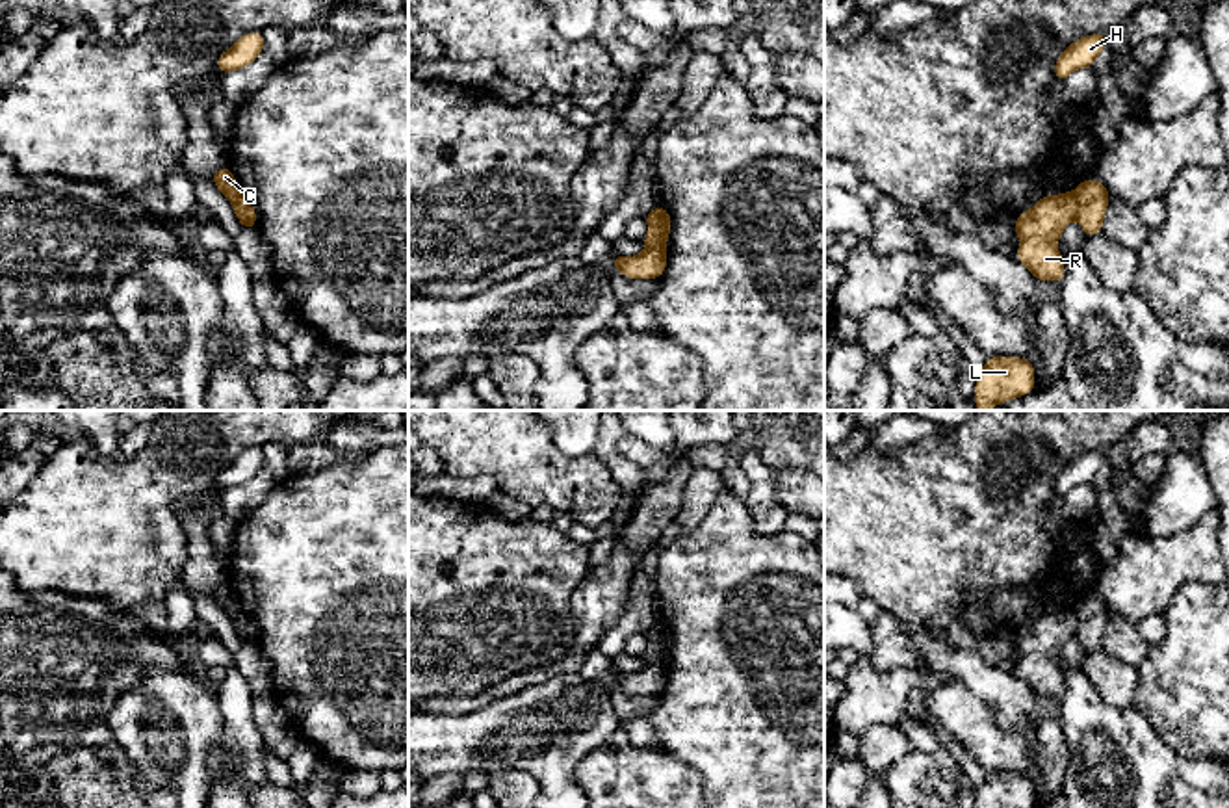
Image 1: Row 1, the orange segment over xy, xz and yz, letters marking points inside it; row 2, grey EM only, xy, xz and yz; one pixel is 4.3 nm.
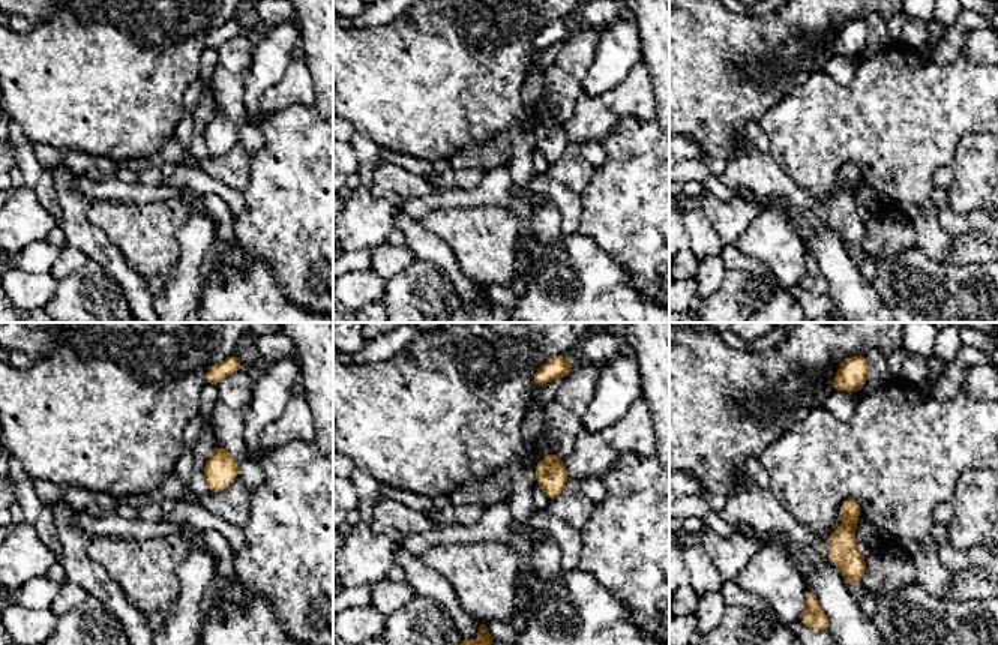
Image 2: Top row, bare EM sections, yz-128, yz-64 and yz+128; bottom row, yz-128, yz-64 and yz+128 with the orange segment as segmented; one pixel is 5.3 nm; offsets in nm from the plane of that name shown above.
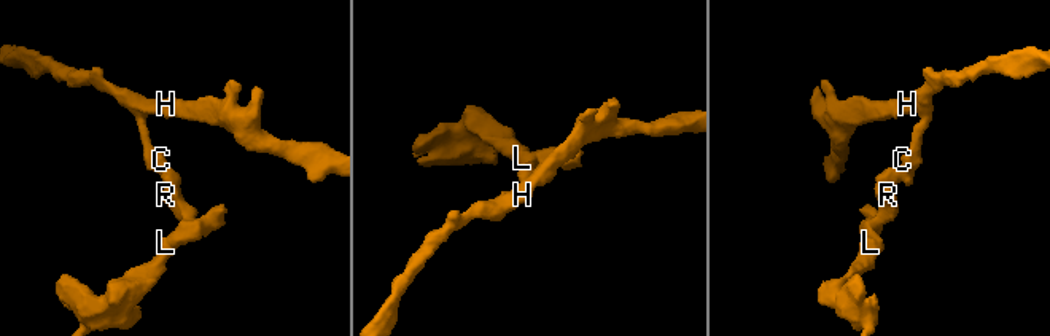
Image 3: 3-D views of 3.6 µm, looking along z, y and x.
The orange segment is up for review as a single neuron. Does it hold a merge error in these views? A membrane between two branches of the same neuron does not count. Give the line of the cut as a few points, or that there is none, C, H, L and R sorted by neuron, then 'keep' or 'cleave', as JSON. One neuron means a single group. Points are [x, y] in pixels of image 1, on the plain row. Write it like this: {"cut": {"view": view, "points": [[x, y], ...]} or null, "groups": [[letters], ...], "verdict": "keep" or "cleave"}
{"cut": null, "groups": [["C", "H", "L", "R"]], "verdict": "keep"}

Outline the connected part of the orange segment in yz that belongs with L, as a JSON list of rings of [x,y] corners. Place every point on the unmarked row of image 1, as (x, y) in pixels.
[[[988,773],[986,782],[977,789],[975,808],[1032,808],[1034,780],[1019,773]]]

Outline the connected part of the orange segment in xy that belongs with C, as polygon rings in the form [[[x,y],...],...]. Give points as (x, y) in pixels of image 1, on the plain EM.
[[[230,583],[217,585],[212,598],[232,619],[238,637],[247,645],[256,645],[256,628],[239,606]]]

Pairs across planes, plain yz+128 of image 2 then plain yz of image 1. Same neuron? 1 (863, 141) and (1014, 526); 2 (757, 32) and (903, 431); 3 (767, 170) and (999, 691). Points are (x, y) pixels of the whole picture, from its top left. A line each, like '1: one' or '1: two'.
1: two
2: two
3: one

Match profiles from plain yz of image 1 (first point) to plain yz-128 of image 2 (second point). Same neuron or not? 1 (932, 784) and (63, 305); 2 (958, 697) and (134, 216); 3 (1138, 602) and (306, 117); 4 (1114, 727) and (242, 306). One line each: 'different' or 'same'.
1: same
2: same
3: different
4: same

